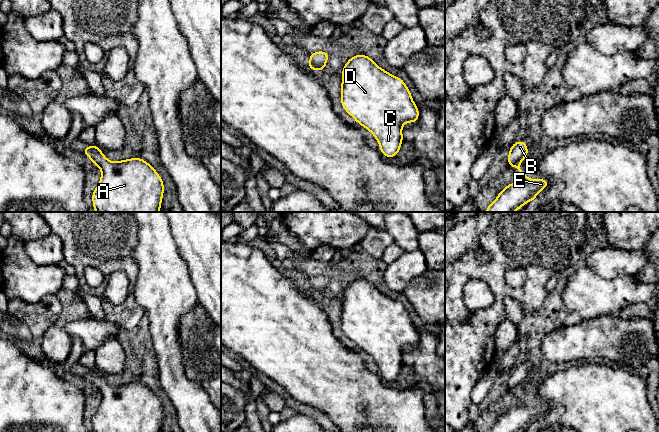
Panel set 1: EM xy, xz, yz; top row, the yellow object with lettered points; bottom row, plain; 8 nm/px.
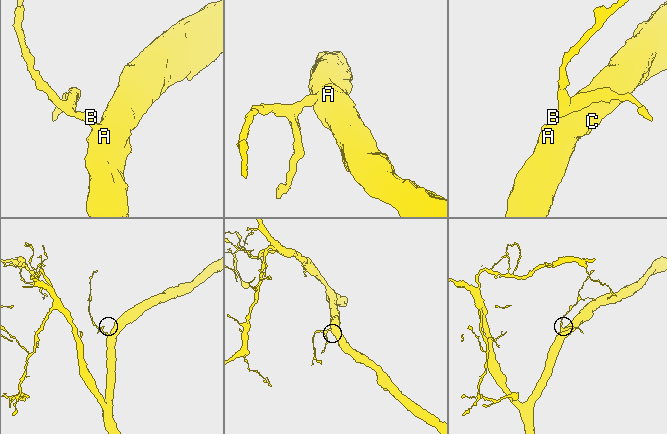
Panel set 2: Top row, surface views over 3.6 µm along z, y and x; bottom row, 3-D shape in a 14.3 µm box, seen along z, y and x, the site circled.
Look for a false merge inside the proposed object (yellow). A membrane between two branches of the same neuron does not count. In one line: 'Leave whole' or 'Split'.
Leave whole

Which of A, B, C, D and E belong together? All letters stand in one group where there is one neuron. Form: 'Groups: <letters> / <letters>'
Groups: A B C D E

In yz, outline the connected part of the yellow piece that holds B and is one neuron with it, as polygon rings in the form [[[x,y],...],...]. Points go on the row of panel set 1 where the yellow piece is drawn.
[[[517,141],[511,146],[508,165],[520,171],[520,179],[518,182],[510,183],[501,190],[485,212],[514,212],[519,210],[526,203],[535,200],[538,193],[548,186],[549,182],[546,179],[533,180],[522,172],[520,164],[527,155],[528,147],[526,142]]]

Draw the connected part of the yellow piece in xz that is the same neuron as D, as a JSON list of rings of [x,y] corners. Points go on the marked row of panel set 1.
[[[359,54],[342,69],[340,95],[341,106],[374,135],[381,153],[397,156],[403,125],[419,119],[419,109],[405,82]]]

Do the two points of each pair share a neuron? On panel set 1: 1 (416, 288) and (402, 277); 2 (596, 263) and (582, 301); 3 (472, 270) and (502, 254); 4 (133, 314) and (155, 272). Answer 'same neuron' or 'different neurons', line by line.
1: different neurons
2: different neurons
3: same neuron
4: different neurons

